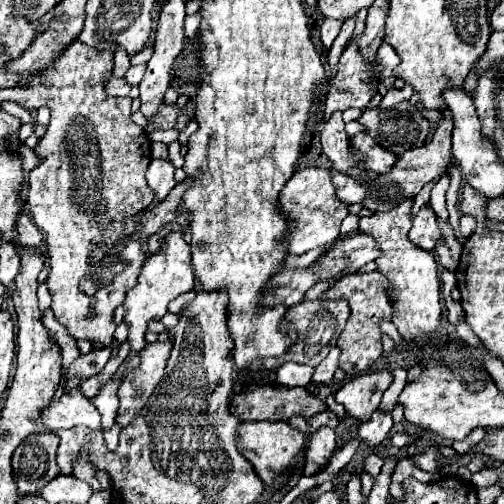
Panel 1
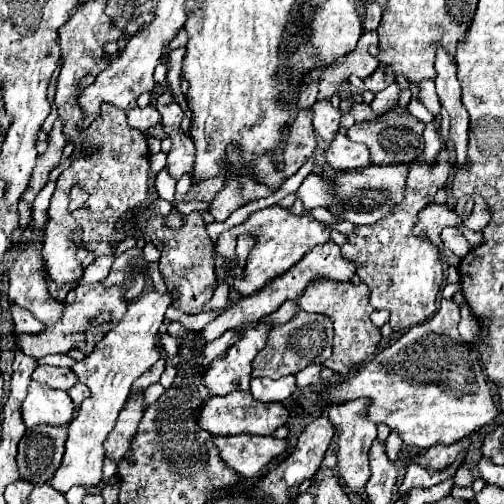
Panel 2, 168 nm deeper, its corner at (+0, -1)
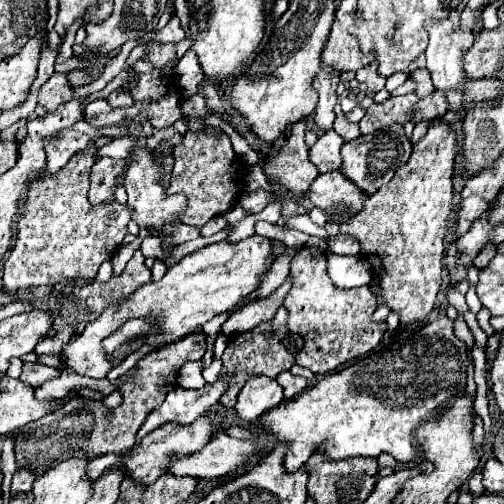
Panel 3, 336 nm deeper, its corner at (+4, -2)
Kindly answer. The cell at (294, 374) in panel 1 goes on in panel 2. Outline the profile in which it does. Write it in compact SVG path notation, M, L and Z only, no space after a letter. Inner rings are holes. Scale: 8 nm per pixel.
M284 376L278 380L272 378L252 378L250 380L250 394L256 402L284 402L296 390L294 376Z

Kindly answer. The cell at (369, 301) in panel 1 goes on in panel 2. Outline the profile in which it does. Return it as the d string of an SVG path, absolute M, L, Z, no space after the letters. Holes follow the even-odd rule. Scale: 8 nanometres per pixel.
M314 278L308 288L300 294L296 304L304 312L318 312L332 320L334 324L334 344L332 356L324 362L326 368L334 370L336 374L350 374L360 366L368 356L374 354L380 342L380 328L376 328L370 320L372 306L368 302L370 290L364 284L354 286L352 282L332 282L328 278Z

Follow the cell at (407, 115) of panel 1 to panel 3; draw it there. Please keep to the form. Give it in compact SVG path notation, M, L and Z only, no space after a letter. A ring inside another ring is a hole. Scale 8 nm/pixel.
M394 123L372 135L360 135L358 139L346 141L342 145L342 159L344 159L342 171L344 171L344 175L348 175L348 179L354 179L360 189L364 189L364 191L368 191L368 195L372 195L374 191L378 191L384 183L388 183L392 179L392 175L398 171L398 167L408 161L410 153L412 153L412 141L404 135L404 127Z

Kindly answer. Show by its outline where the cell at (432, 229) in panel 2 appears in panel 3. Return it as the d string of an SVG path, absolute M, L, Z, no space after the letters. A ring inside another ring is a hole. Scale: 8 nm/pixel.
M476 195L460 201L458 211L456 211L456 227L454 227L454 235L458 233L466 233L472 225L472 221L476 217L480 217L484 211L488 209L488 203Z

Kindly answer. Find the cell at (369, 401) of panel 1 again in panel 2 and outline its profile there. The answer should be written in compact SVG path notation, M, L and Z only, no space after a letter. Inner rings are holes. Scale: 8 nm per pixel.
M354 400L354 402L340 404L340 406L332 406L328 410L328 420L332 422L332 426L336 430L342 432L338 442L336 442L336 458L338 458L336 476L342 480L342 484L352 494L364 492L364 486L366 486L366 482L370 478L370 460L368 460L368 454L370 454L372 442L376 438L376 424L370 422L368 416L366 416L368 404L370 404L368 400Z

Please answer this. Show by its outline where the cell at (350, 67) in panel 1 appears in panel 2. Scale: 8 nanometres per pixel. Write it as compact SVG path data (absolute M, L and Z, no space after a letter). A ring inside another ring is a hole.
M362 32L358 46L352 50L352 54L344 56L342 64L326 70L326 80L348 80L350 74L356 74L360 78L370 76L378 68L378 60L368 54L368 46L378 44L376 42L376 32Z

